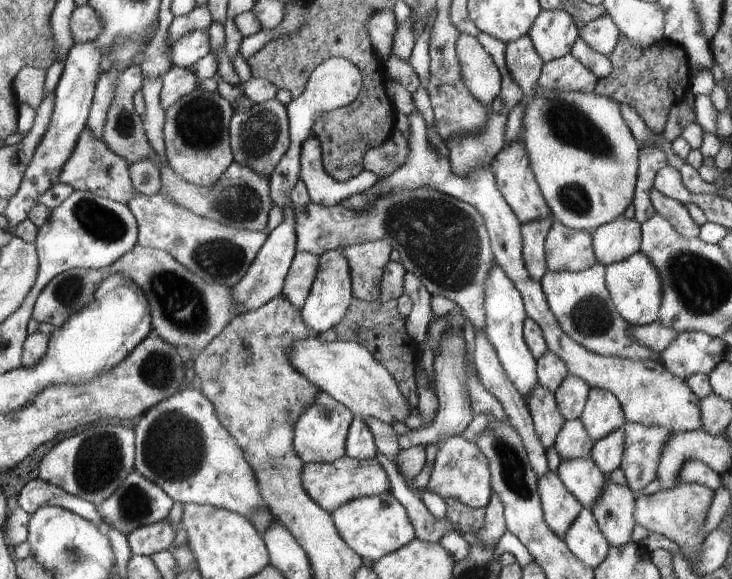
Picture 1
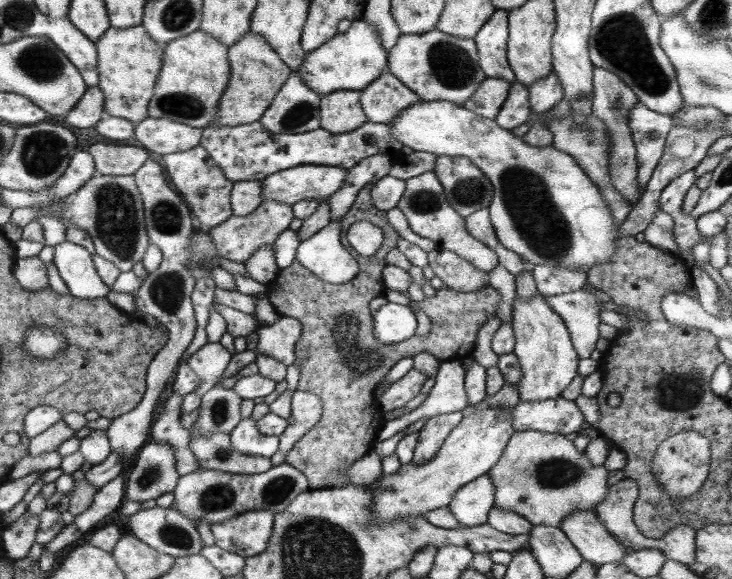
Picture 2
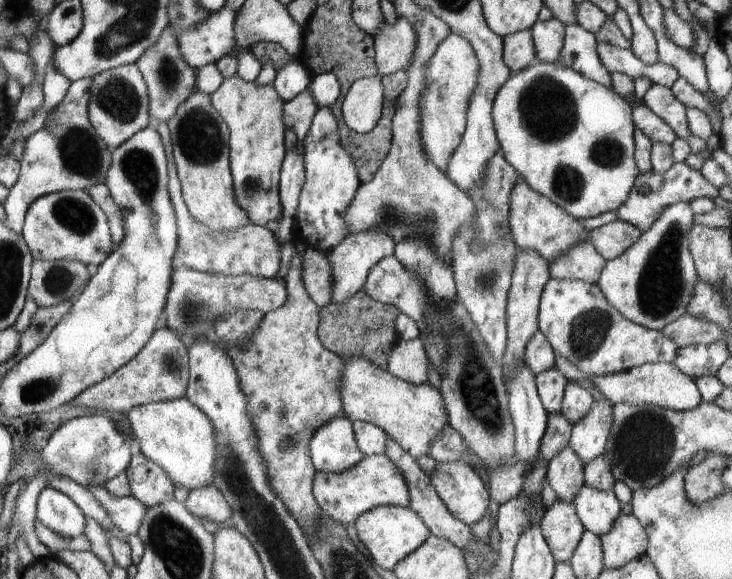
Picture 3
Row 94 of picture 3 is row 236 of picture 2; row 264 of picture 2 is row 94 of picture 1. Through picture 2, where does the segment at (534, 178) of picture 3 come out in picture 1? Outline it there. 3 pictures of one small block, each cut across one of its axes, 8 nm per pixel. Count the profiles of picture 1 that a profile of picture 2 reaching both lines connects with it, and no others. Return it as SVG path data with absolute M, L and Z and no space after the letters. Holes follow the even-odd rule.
M538 88L534 90L532 98L525 102L524 106L524 118L522 118L523 132L520 138L522 138L522 144L524 144L524 150L526 156L528 156L528 162L536 182L539 185L542 197L546 200L546 204L552 212L552 217L558 220L561 224L564 224L567 228L576 231L587 231L592 233L600 226L617 220L620 216L624 215L626 208L633 202L635 194L637 179L638 179L638 160L640 157L640 144L635 140L630 128L624 122L622 118L622 112L620 112L620 104L608 98L608 96L598 96L594 92L546 92L546 94L538 94Z

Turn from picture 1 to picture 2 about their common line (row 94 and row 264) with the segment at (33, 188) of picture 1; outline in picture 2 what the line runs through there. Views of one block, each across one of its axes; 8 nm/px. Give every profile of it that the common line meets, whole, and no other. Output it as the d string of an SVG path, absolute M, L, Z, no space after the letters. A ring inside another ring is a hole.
M67 241L54 246L53 264L72 296L86 299L107 296L110 288L98 276L92 255L82 246Z

